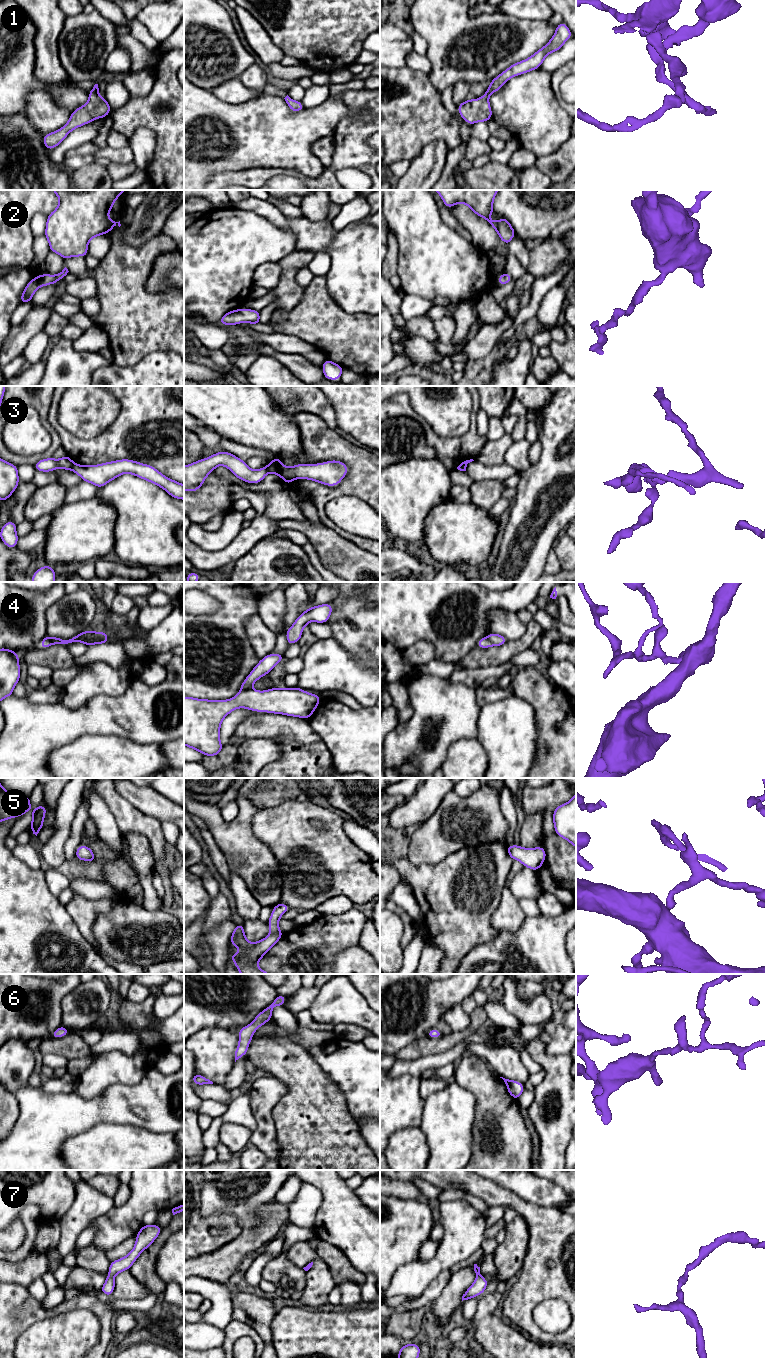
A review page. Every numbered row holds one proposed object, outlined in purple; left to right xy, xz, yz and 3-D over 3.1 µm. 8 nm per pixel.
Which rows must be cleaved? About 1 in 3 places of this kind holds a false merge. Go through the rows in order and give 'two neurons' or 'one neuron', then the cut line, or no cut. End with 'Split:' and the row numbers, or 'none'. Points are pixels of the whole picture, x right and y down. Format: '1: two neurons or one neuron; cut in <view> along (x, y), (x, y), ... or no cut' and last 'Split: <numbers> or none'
1: one neuron; no cut
2: one neuron; no cut
3: two neurons; cut in xy along (73, 463), (70, 469)
4: two neurons; cut in xz along (249, 688), (240, 691)
5: one neuron; no cut
6: one neuron; no cut
7: one neuron; no cut
Split: 3, 4

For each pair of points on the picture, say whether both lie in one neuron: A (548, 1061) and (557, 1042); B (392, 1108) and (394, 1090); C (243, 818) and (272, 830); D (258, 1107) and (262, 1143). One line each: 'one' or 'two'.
A: two
B: one
C: two
D: one

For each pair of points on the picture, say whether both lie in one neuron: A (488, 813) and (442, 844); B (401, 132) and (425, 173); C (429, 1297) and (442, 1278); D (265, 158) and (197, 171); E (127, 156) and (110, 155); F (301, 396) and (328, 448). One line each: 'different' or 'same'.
A: same
B: different
C: same
D: same
E: same
F: different

